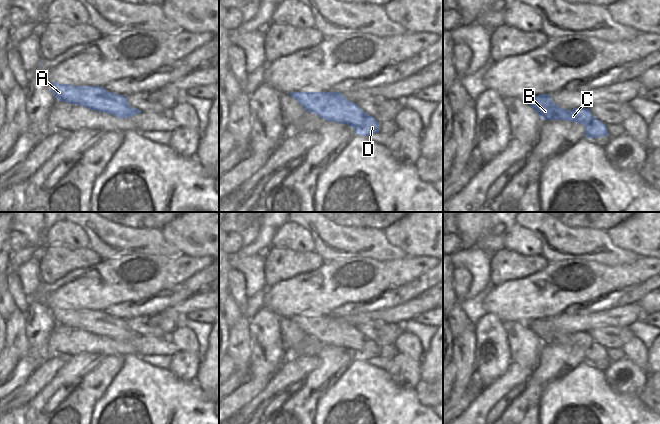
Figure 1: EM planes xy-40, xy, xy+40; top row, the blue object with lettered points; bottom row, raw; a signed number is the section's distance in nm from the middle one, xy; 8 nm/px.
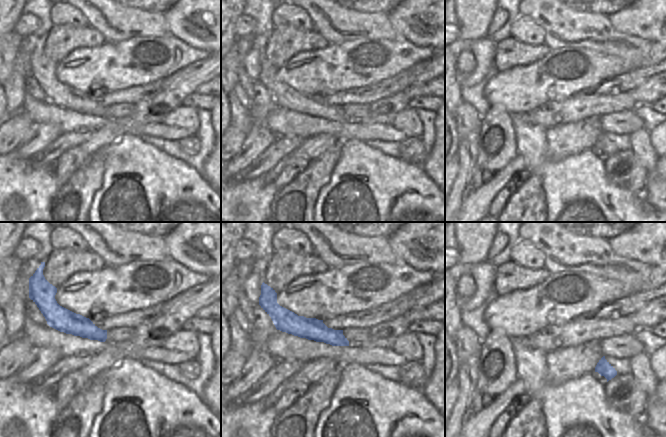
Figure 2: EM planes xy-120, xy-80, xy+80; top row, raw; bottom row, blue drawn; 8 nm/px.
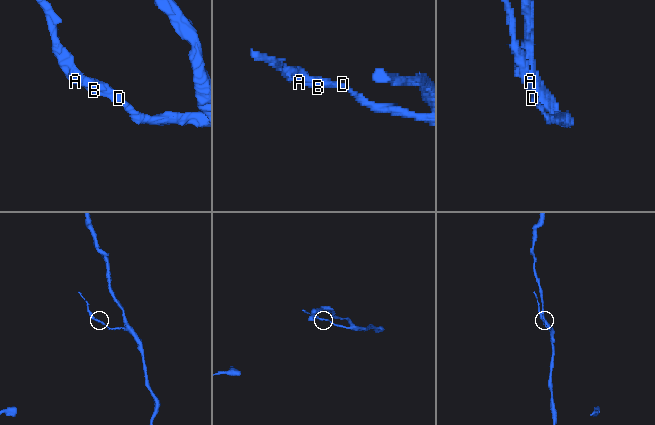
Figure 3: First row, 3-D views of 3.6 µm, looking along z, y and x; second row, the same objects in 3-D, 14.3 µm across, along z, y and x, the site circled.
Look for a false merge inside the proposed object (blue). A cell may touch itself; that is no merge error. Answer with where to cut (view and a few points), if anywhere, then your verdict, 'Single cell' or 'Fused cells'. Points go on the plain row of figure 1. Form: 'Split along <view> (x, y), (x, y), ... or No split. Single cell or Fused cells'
No split. Single cell

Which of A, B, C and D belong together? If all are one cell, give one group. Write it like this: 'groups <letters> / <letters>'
groups A B C D

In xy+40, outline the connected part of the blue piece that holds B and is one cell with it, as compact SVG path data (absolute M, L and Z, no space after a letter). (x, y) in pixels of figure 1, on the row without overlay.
M540 318L525 322L527 328L541 341L542 344L566 344L585 350L585 362L609 360L606 349L595 342L589 332L560 332L549 318Z

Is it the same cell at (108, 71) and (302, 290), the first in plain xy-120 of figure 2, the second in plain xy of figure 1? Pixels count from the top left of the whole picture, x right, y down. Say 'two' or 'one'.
one

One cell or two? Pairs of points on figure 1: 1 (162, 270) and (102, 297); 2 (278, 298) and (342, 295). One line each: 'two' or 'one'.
1: one
2: one

